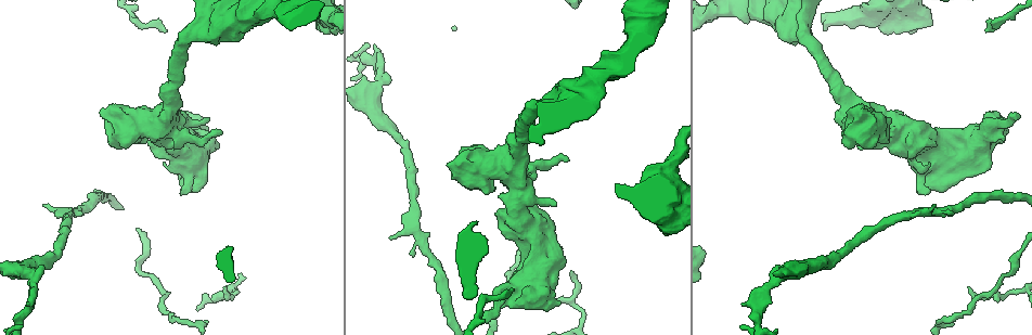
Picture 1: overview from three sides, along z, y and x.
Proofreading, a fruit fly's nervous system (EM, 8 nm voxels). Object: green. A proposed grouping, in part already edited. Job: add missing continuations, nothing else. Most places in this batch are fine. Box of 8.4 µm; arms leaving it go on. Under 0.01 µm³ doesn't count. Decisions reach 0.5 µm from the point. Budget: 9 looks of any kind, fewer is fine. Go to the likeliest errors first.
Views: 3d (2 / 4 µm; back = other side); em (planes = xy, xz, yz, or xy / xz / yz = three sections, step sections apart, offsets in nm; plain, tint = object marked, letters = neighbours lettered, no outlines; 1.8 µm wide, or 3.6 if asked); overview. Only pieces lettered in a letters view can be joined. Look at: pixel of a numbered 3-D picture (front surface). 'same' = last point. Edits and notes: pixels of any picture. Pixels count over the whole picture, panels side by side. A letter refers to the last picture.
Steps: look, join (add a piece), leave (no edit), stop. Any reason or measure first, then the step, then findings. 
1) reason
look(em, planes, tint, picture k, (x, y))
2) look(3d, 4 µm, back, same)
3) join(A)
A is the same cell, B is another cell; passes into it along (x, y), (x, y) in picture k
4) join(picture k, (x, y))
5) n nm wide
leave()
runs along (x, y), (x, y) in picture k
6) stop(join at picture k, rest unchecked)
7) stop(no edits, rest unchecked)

thick end
look(3d, 4 µm, picture 1, (560, 303))

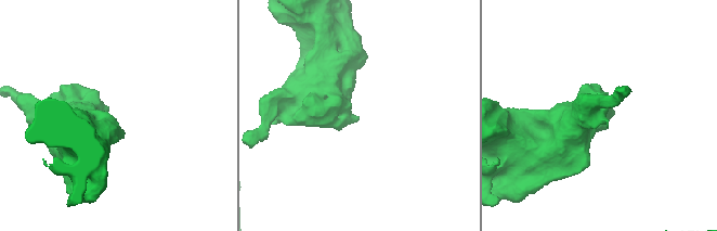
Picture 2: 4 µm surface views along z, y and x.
look(em, planes, letters, picture 2, (356, 118))

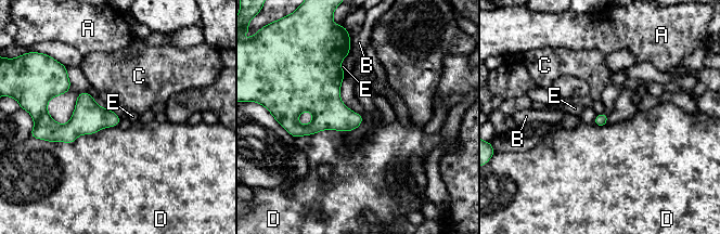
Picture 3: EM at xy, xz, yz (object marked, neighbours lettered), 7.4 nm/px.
leave()
A, B, C, D and E are other cells; border along (117, 125), (69, 143), (42, 140) in picture 3; no lettered piece goes on from it

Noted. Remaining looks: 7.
calibre changes
look(em, planes, plain, picture 1, (669, 218))

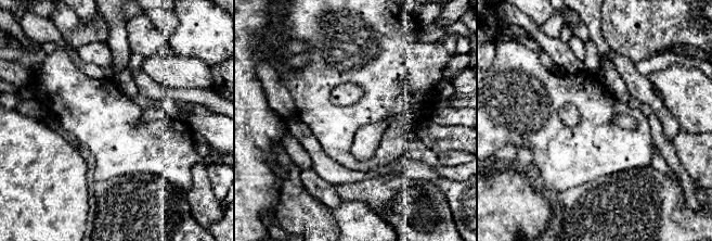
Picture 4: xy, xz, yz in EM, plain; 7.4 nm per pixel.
look(em, planes, letters, same)

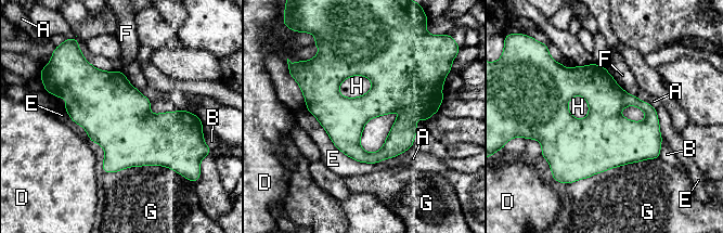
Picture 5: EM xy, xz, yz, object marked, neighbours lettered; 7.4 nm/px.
leave()
A, B, D, E, F, G and H are other cells; border along (372, 81), (361, 95), (338, 92) in picture 5; no lettered piece goes on from it

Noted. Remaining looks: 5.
look(em, xz, step 8, letters, picture 1, (164, 32))

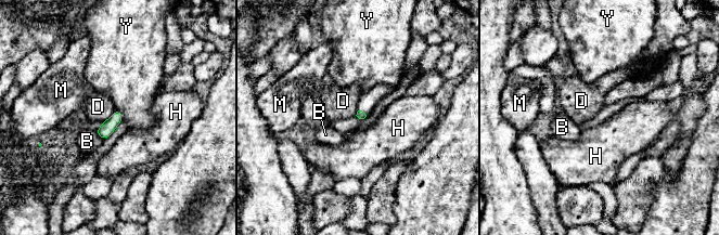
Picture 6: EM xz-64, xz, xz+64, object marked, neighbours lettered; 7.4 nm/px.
leave()
B, D, H, M and Y are other cells; border along (115, 109), (102, 122) in picture 6; no lettered piece goes on from it

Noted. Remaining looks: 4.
look(em, 3.6 µm, planes, plain, picture 1, (42, 205))

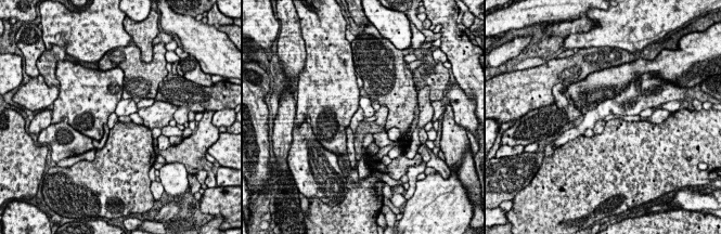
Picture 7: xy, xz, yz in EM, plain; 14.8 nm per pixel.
what lies round it
look(em, 3.6 µm, planes, letters, same)

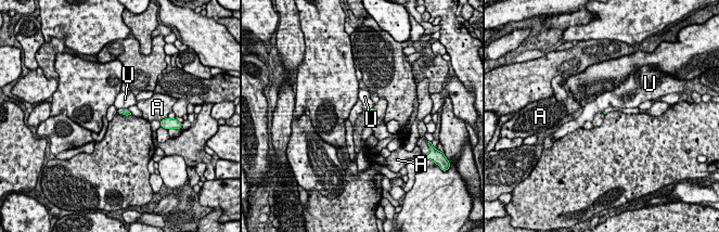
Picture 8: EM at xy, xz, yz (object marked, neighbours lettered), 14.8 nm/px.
leave()
A and U are other cells; border along (373, 106), (364, 111) in picture 8; no lettered piece goes on from it

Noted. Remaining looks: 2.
stop(no edits, rest unchecked)

